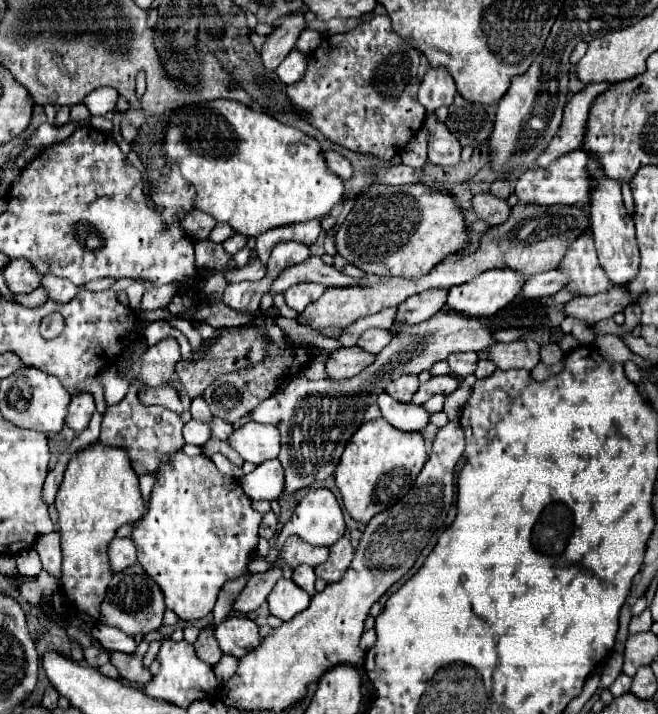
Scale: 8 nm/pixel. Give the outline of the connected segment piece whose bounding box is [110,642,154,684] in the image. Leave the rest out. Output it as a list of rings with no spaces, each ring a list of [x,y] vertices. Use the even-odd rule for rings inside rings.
[[[140,642],[138,644],[138,650],[136,654],[122,654],[122,652],[110,652],[112,656],[112,664],[116,666],[116,670],[120,672],[120,676],[128,682],[134,682],[134,684],[146,684],[150,682],[154,676],[150,674],[148,668],[142,666],[142,658],[148,650],[148,642]]]

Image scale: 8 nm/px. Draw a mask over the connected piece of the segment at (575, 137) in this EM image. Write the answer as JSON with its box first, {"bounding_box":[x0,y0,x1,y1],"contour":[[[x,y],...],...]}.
{"bounding_box":[538,84,610,166],"contour":[[[590,84],[588,88],[580,90],[570,98],[570,102],[564,108],[560,130],[556,132],[556,138],[550,142],[550,146],[544,148],[544,154],[540,154],[538,166],[548,166],[548,162],[554,162],[560,156],[580,148],[588,120],[588,110],[596,100],[596,96],[602,94],[608,86],[610,84]]]}

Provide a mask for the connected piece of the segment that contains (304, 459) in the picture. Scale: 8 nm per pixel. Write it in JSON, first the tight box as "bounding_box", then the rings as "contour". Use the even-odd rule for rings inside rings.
{"bounding_box":[250,310,496,492],"contour":[[[440,310],[438,314],[434,314],[432,318],[428,318],[426,322],[420,324],[394,324],[390,328],[390,332],[394,334],[392,342],[378,354],[376,362],[370,364],[364,372],[360,372],[358,376],[340,380],[340,382],[332,382],[332,380],[318,380],[312,382],[306,376],[294,376],[288,378],[274,396],[270,396],[268,400],[264,400],[260,406],[256,406],[256,410],[252,410],[250,418],[254,422],[262,422],[262,424],[276,424],[280,434],[282,434],[282,450],[278,460],[282,462],[284,470],[286,470],[286,492],[296,492],[300,488],[312,486],[314,482],[322,482],[326,480],[330,474],[334,474],[340,456],[344,452],[344,446],[348,444],[348,440],[352,438],[352,434],[360,428],[360,424],[364,422],[364,412],[370,404],[376,402],[376,398],[384,392],[384,388],[388,386],[388,382],[404,376],[404,374],[414,374],[418,376],[420,372],[430,370],[436,362],[446,360],[450,354],[454,352],[486,352],[492,344],[496,344],[494,334],[496,328],[488,322],[488,320],[476,320],[476,318],[464,318],[462,314],[456,314],[454,310]]]}

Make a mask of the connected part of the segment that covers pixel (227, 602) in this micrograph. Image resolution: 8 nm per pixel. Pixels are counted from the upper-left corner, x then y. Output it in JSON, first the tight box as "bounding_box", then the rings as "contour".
{"bounding_box":[208,578,248,630],"contour":[[[238,578],[238,582],[226,582],[226,586],[220,590],[218,594],[218,602],[216,602],[216,608],[214,608],[214,622],[208,626],[210,630],[214,630],[228,614],[230,614],[230,608],[232,608],[232,602],[234,598],[240,594],[240,590],[244,588],[248,578]]]}

